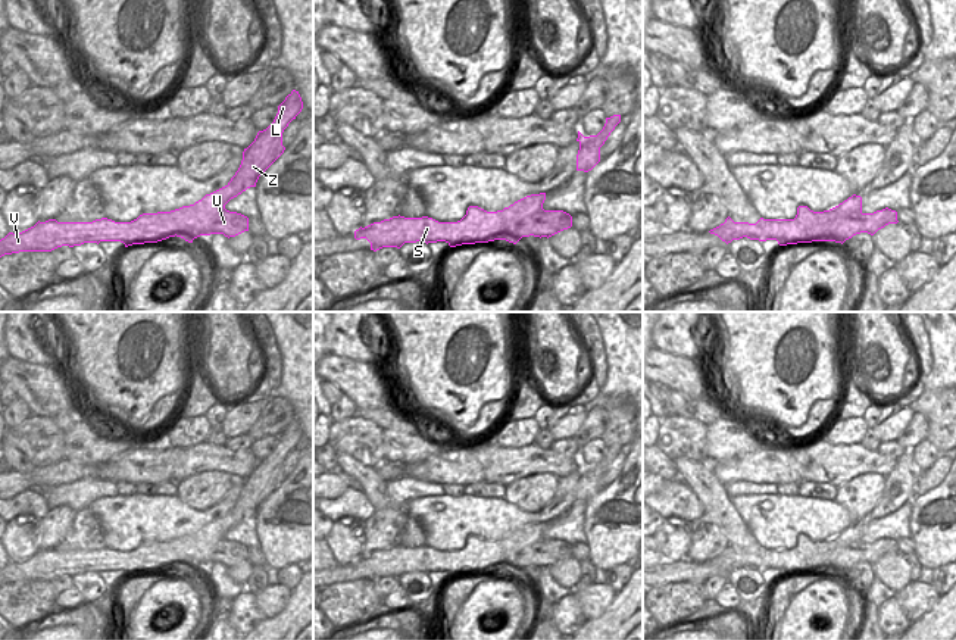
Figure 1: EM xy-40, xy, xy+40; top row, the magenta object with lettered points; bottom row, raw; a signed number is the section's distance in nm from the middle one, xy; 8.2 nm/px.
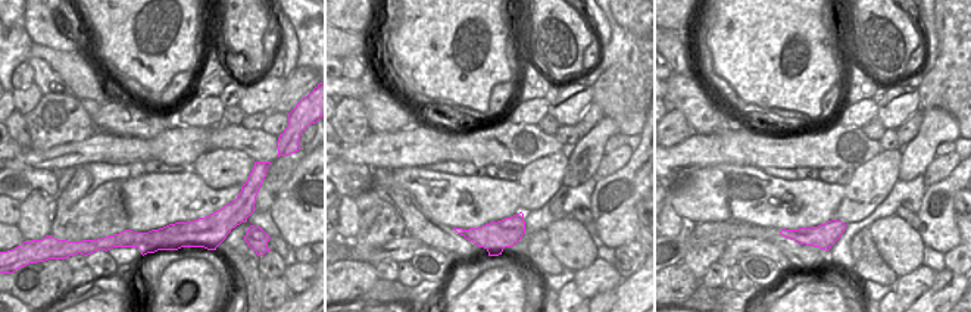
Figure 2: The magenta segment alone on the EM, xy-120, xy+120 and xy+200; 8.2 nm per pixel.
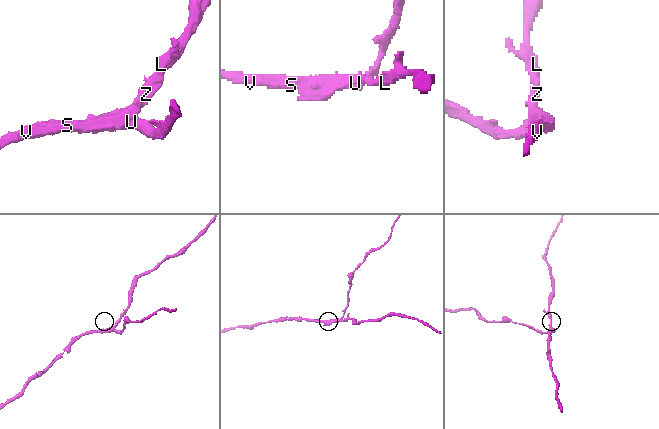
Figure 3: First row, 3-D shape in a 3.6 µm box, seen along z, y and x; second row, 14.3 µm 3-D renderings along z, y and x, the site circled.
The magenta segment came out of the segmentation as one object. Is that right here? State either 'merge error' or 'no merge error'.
merge error

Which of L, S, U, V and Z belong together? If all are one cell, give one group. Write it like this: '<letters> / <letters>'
L S V Z / U

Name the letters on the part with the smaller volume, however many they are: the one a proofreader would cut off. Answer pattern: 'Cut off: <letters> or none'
Cut off: U

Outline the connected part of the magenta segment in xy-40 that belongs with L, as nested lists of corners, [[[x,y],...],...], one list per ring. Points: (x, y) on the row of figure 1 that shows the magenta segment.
[[[293,90],[278,106],[274,122],[259,131],[254,141],[244,149],[243,160],[231,181],[190,206],[178,212],[143,213],[131,222],[115,222],[107,218],[93,222],[57,222],[49,219],[0,240],[0,257],[19,252],[51,252],[62,246],[81,246],[84,243],[121,241],[125,247],[132,244],[157,243],[150,230],[159,224],[171,224],[175,235],[181,231],[204,234],[215,218],[225,210],[225,205],[256,187],[259,177],[284,153],[282,132],[302,112],[303,102],[299,91]]]

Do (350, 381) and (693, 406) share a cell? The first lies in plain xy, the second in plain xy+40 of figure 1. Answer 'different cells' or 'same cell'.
different cells

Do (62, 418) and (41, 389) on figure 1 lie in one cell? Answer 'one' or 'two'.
two

